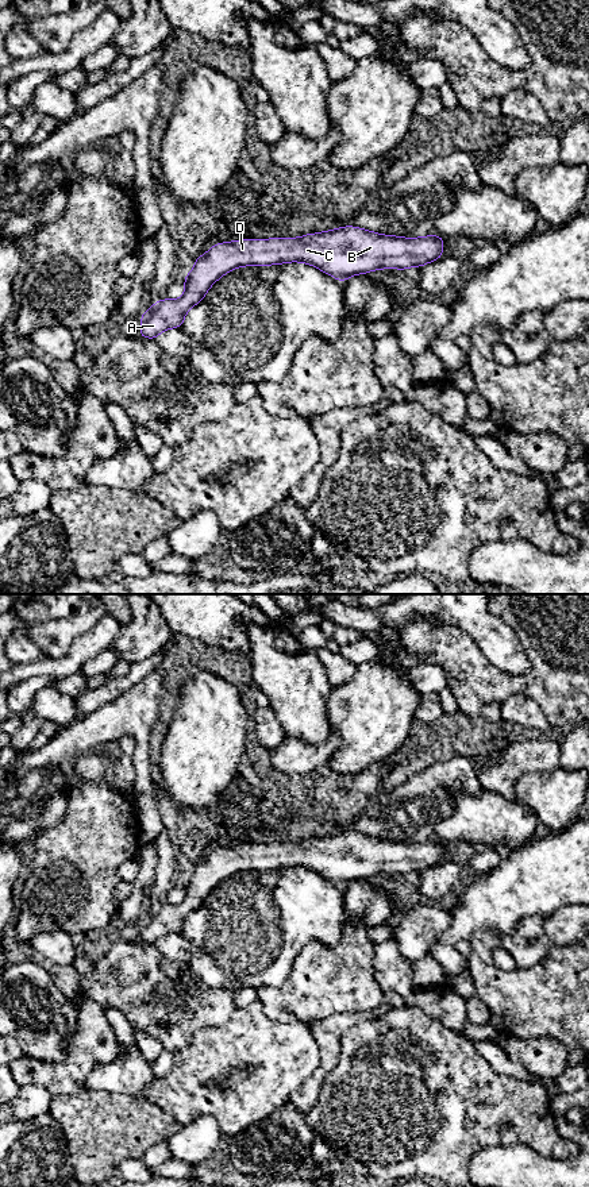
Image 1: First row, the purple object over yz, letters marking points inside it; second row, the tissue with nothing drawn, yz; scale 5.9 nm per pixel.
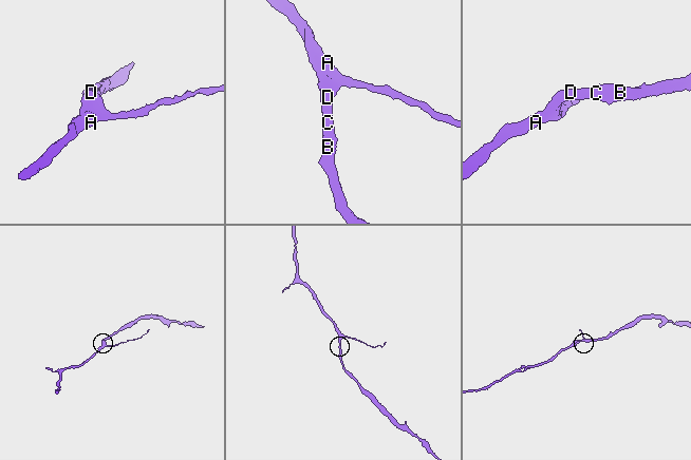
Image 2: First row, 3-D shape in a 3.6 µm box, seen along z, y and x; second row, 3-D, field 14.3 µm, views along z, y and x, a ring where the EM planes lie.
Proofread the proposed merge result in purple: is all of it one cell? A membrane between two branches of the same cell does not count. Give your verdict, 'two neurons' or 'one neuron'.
one neuron

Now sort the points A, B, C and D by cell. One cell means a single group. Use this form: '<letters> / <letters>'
A B C D

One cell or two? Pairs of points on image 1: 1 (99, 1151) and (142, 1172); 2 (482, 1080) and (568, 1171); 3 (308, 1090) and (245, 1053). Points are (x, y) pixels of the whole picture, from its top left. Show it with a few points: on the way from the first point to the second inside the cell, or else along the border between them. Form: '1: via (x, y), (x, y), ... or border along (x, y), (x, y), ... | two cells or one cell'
1: border along (139, 1157), (126, 1157), (112, 1172) | two cells
2: border along (528, 1145), (549, 1157), (566, 1159), (574, 1155) | two cells
3: border along (319, 1058), (316, 1070), (289, 1099) | two cells

